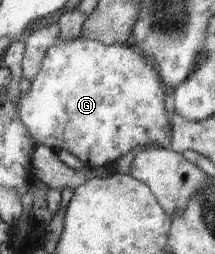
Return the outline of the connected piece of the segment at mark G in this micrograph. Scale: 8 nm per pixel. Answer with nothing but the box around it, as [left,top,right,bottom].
[18,37,172,168]

